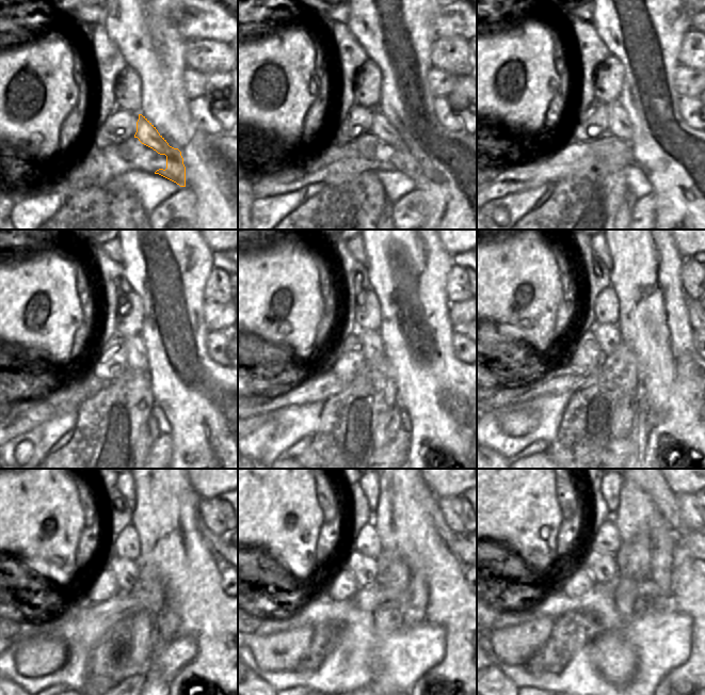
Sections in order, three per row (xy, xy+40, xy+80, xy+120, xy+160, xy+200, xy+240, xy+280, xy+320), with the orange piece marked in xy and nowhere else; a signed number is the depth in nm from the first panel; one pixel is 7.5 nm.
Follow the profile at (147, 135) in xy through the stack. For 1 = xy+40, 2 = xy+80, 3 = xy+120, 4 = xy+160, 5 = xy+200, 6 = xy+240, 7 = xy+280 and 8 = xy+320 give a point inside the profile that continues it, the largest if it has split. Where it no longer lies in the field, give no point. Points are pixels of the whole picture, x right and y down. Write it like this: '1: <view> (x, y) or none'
1: xy+40 (381, 127)
2: xy+80 (619, 125)
3: xy+120 (138, 360)
4: xy+160 (374, 350)
5: xy+200 (608, 335)
6: xy+240 (127, 572)
7: xy+280 (365, 569)
8: xy+320 (604, 568)

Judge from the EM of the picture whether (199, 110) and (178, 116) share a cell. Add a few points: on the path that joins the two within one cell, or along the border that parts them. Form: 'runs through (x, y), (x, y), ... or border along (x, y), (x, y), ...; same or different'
border along (189, 99), (191, 116), (206, 132); different

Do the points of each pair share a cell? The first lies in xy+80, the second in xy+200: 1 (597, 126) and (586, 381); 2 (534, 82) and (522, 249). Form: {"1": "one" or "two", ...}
{"1": "two", "2": "one"}

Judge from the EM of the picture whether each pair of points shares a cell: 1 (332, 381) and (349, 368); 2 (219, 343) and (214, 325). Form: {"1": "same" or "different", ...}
{"1": "different", "2": "different"}

